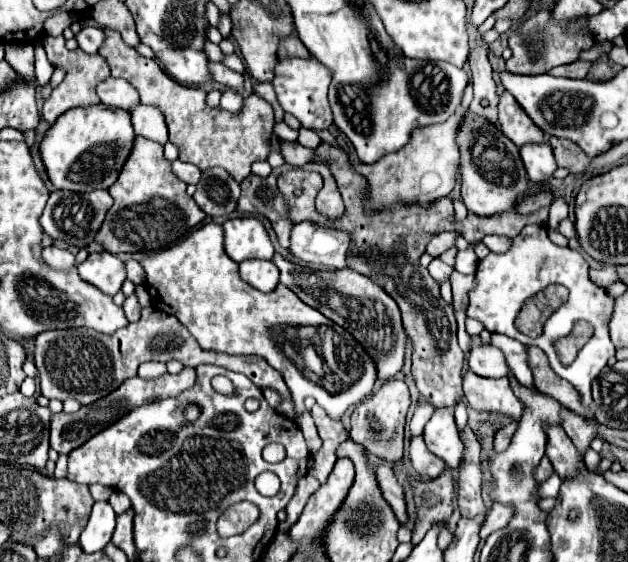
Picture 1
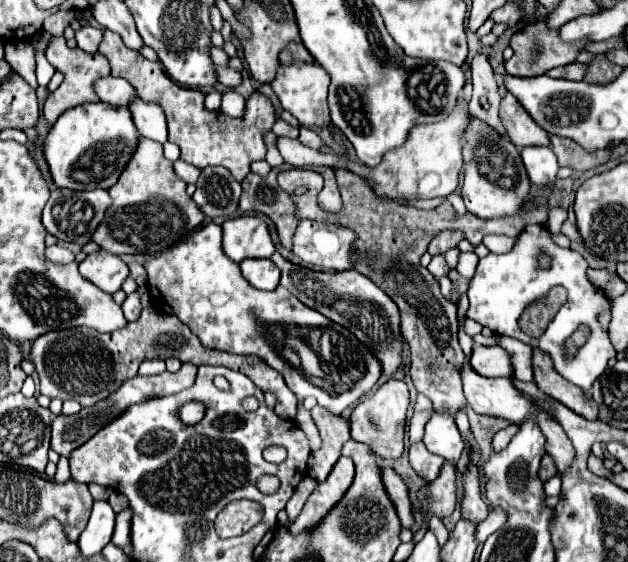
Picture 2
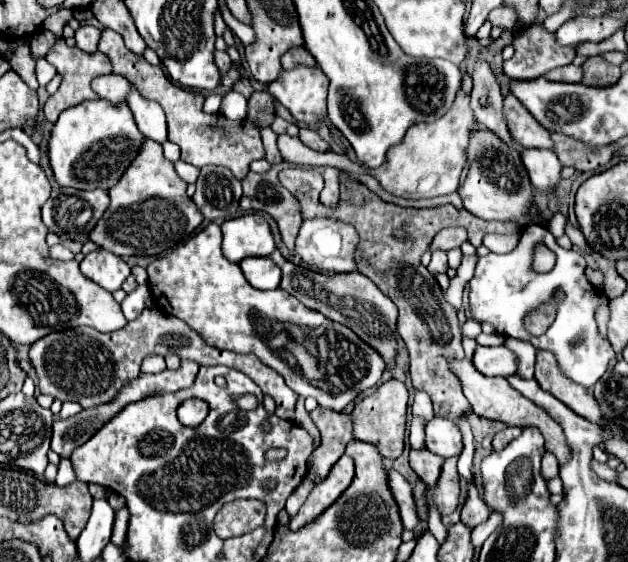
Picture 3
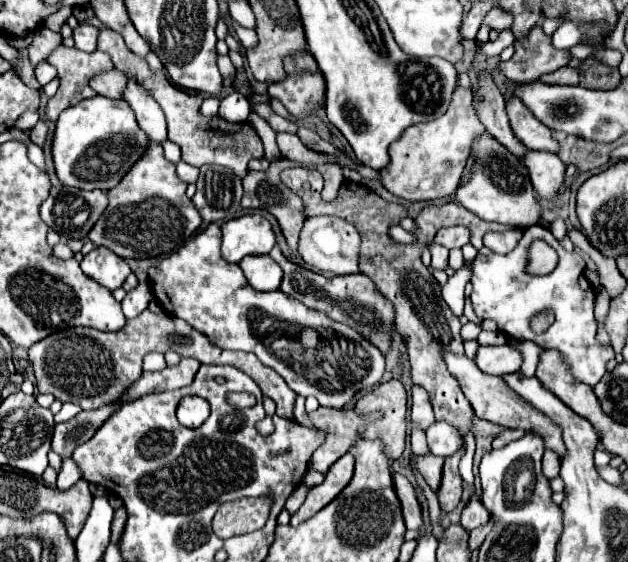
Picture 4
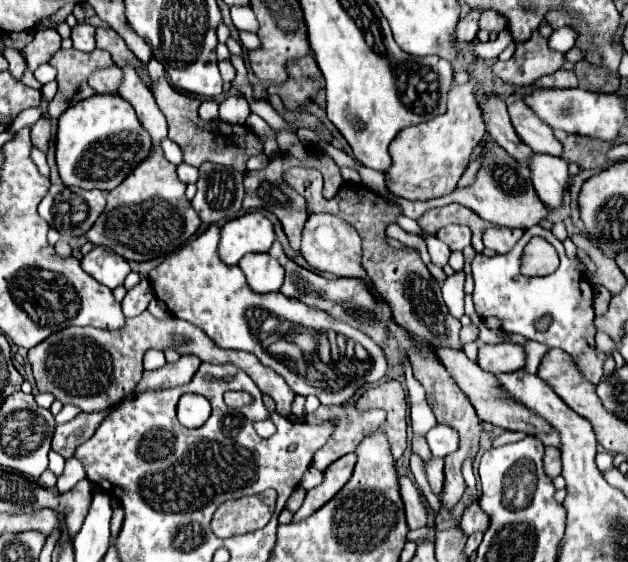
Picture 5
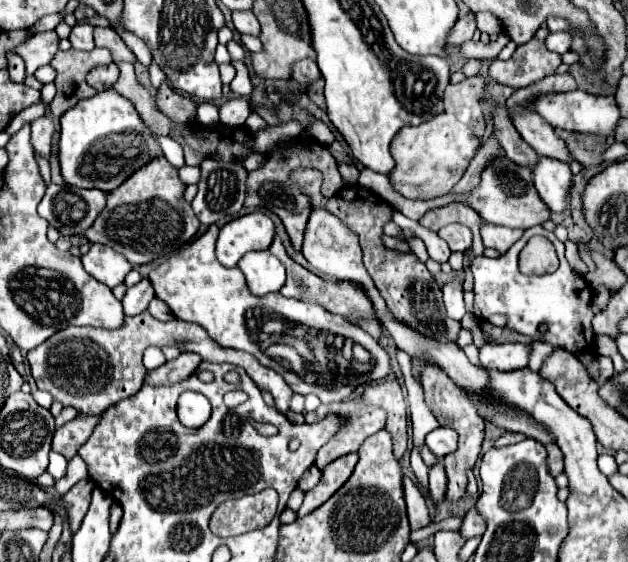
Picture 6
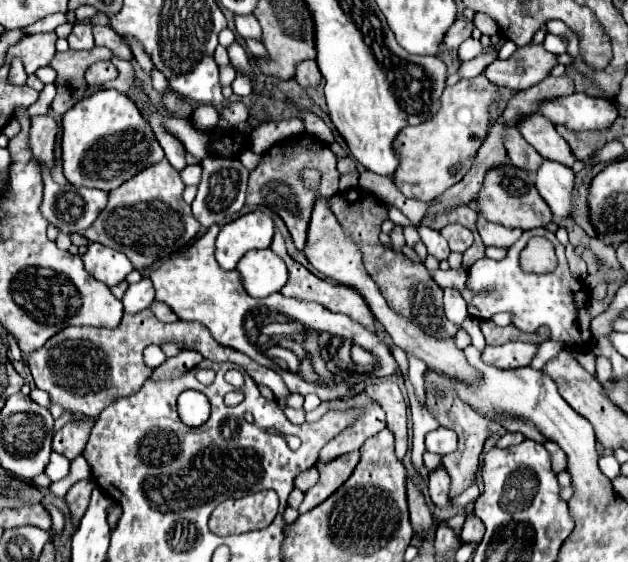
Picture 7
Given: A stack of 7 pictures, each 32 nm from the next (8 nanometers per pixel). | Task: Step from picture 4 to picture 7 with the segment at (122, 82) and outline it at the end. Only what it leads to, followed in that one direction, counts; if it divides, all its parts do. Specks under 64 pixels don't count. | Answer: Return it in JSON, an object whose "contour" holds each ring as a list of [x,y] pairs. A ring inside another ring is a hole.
{"contour":[[[108,62],[108,64],[94,64],[94,68],[88,68],[88,72],[86,72],[86,82],[90,86],[100,86],[104,82],[114,80],[116,76],[118,76],[118,70],[116,70],[116,66],[112,62]]]}

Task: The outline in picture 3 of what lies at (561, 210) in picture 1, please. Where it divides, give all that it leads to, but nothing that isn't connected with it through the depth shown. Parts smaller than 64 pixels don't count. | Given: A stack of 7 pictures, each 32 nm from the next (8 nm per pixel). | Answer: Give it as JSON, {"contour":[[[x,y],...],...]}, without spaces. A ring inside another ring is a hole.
{"contour":[[[556,212],[550,220],[548,220],[548,230],[558,238],[564,234],[564,224],[566,224],[566,216],[562,212]]]}

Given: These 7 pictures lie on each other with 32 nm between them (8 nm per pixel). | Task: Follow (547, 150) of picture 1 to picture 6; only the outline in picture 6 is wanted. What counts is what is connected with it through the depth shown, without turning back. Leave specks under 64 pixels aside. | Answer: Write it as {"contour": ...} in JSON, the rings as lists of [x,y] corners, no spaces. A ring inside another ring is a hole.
{"contour":[[[540,156],[536,166],[532,168],[534,174],[534,186],[544,200],[544,204],[552,212],[562,212],[566,208],[566,198],[572,186],[572,172],[566,162]]]}

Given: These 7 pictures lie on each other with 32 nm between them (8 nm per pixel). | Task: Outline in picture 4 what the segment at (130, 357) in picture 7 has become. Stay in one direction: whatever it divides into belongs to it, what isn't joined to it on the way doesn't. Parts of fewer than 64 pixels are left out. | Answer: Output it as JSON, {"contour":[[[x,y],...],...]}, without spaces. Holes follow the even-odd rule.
{"contour":[[[144,310],[134,320],[128,320],[126,326],[118,332],[100,332],[94,328],[68,328],[36,342],[28,350],[28,356],[34,366],[38,390],[42,394],[52,394],[60,402],[74,402],[82,406],[82,410],[92,410],[112,404],[120,398],[120,394],[142,374],[142,358],[148,352],[166,354],[172,348],[180,352],[184,350],[184,358],[196,358],[200,364],[228,364],[238,370],[244,370],[260,386],[264,396],[270,396],[276,402],[276,414],[280,418],[294,418],[292,410],[296,392],[288,388],[280,374],[264,366],[254,354],[228,352],[208,344],[208,340],[204,340],[200,332],[196,332],[188,322],[176,316],[154,314],[150,310]]]}

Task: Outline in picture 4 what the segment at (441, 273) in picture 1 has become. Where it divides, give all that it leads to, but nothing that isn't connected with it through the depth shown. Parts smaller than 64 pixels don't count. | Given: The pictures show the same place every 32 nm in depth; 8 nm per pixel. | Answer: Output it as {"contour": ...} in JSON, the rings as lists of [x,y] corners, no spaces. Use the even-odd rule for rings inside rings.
{"contour":[[[430,242],[430,252],[432,252],[432,262],[430,262],[430,268],[432,270],[444,270],[448,266],[448,250],[446,248],[440,248],[438,244]]]}

